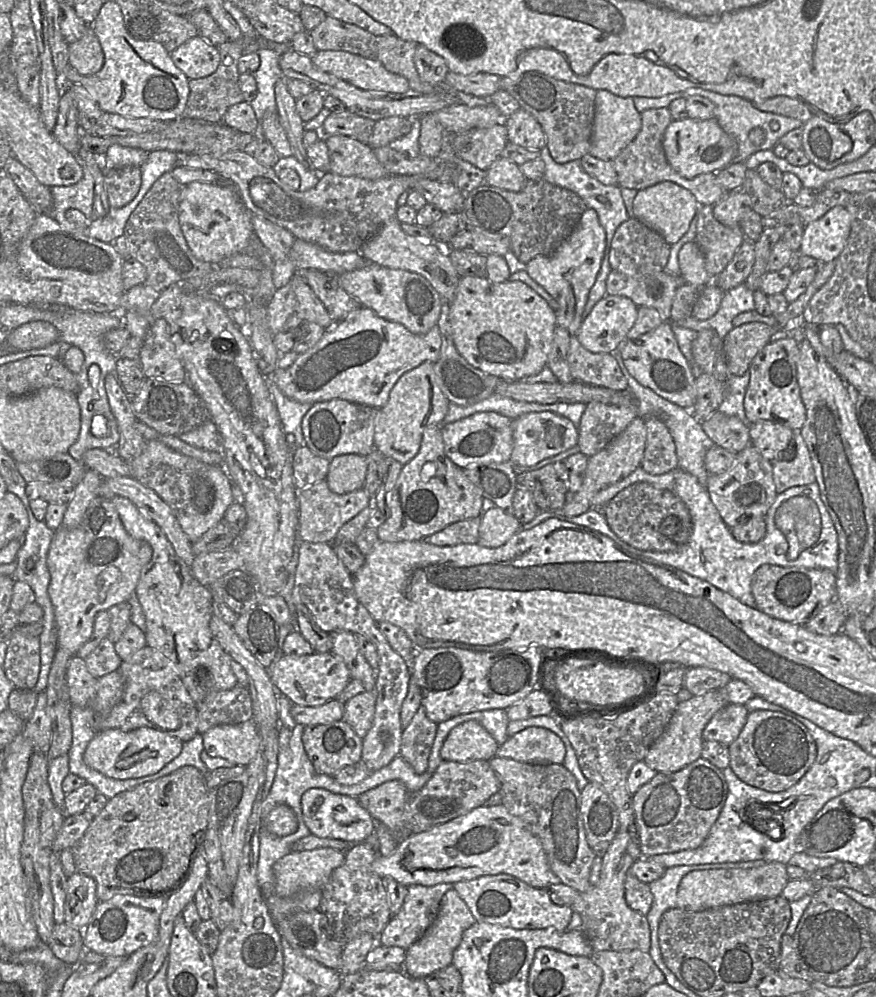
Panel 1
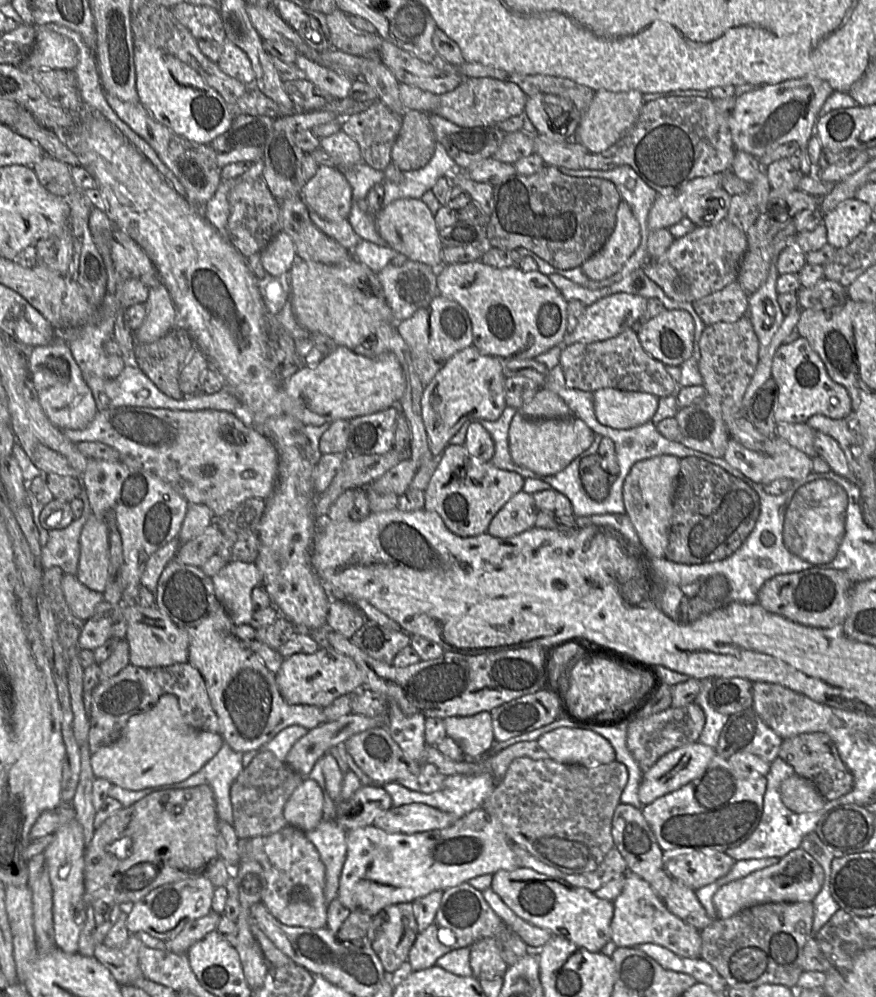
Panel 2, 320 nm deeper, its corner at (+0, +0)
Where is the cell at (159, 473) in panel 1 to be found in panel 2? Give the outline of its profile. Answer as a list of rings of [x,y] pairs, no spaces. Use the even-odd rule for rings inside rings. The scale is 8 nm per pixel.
[[[118,407],[109,410],[99,411],[94,419],[82,429],[65,429],[61,430],[63,435],[71,442],[77,444],[79,442],[91,441],[104,443],[118,451],[120,460],[127,467],[150,472],[165,483],[171,485],[189,504],[204,504],[208,506],[215,519],[225,515],[226,513],[234,510],[240,503],[250,498],[260,498],[267,500],[273,493],[278,476],[278,452],[274,443],[266,436],[257,431],[254,427],[247,427],[245,423],[239,419],[233,412],[220,411],[220,410],[199,410],[199,411],[185,411],[185,410],[171,410],[165,408],[148,408],[148,407]],[[223,428],[233,428],[244,436],[244,441],[238,443],[230,436],[230,441],[222,433]]]

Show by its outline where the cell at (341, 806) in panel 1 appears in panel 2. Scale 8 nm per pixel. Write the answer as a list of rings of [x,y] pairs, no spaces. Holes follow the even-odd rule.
[[[410,803],[391,807],[375,818],[372,826],[389,833],[414,834],[433,829],[447,828],[457,819],[448,813],[423,803]]]

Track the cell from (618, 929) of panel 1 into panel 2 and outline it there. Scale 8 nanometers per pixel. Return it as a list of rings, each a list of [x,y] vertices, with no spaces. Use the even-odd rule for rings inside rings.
[[[632,872],[625,874],[624,889],[613,904],[611,940],[617,947],[634,948],[642,944],[655,944],[679,957],[700,958],[700,931],[671,913],[652,887],[638,875]]]

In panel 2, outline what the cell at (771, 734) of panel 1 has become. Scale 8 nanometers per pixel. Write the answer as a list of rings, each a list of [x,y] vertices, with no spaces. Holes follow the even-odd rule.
[[[824,732],[803,733],[783,739],[778,757],[791,765],[795,774],[813,782],[827,801],[837,799],[853,788],[851,772],[841,760],[832,738]]]

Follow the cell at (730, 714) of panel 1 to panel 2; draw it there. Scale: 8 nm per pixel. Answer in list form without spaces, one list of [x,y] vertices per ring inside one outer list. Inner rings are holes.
[[[749,708],[729,716],[715,749],[726,760],[735,753],[747,752],[771,763],[778,757],[782,741],[753,708]]]

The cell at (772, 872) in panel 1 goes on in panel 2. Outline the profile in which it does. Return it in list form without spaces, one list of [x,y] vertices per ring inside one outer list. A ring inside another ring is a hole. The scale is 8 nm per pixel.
[[[800,847],[789,852],[773,866],[753,872],[722,886],[713,897],[717,917],[729,918],[738,912],[760,904],[778,902],[813,902],[824,881],[820,864]]]

